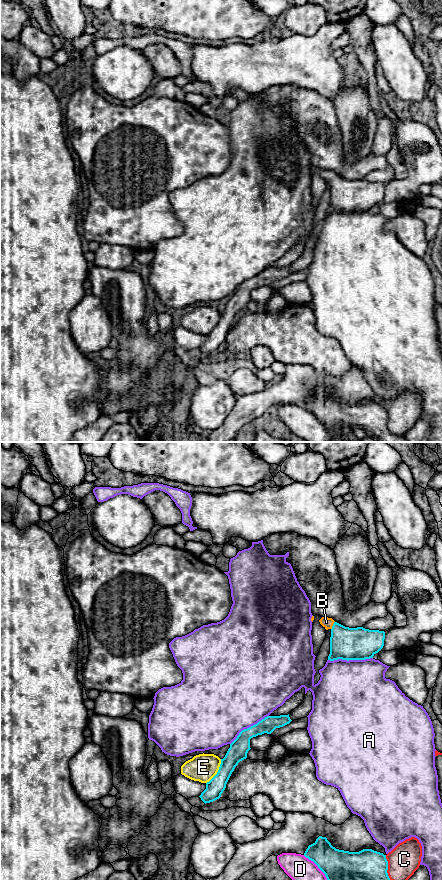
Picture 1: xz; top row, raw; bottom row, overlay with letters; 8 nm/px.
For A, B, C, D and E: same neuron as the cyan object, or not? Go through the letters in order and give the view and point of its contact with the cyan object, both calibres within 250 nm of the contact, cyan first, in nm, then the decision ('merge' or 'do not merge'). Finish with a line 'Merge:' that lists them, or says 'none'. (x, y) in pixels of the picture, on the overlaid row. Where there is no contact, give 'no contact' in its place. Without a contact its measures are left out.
A: xz (350, 659) | 260/480 nm | do not merge
B: xz (333, 625) | 260/90 nm | merge
C: xz (387, 867) | 260/240 nm | do not merge
D: xz (317, 865) | 240/200 nm | do not merge
E: xz (218, 771) | 150/220 nm | do not merge
Merge: B

